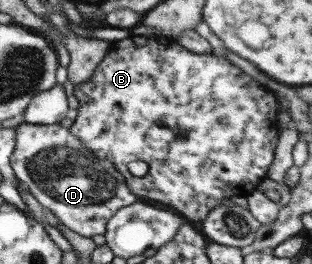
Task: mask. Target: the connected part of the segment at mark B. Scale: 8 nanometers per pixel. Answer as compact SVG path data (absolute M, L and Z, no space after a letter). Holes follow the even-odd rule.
M135 34L111 43L111 47L105 58L98 64L94 70L93 76L87 82L82 82L74 90L75 98L79 102L78 111L74 115L74 124L70 127L71 134L75 135L78 140L94 155L101 160L111 161L113 165L125 177L129 190L137 198L147 198L149 202L159 202L171 206L179 215L189 223L199 225L215 206L218 206L223 199L230 199L232 196L246 196L257 190L261 181L268 173L270 164L273 162L276 146L279 140L278 113L279 103L277 98L267 92L259 82L255 82L251 76L241 72L241 68L229 64L225 57L218 57L211 53L195 54L181 46L175 39L161 36L137 36ZM143 160L148 163L148 173L142 177L134 176L127 169L129 162Z

